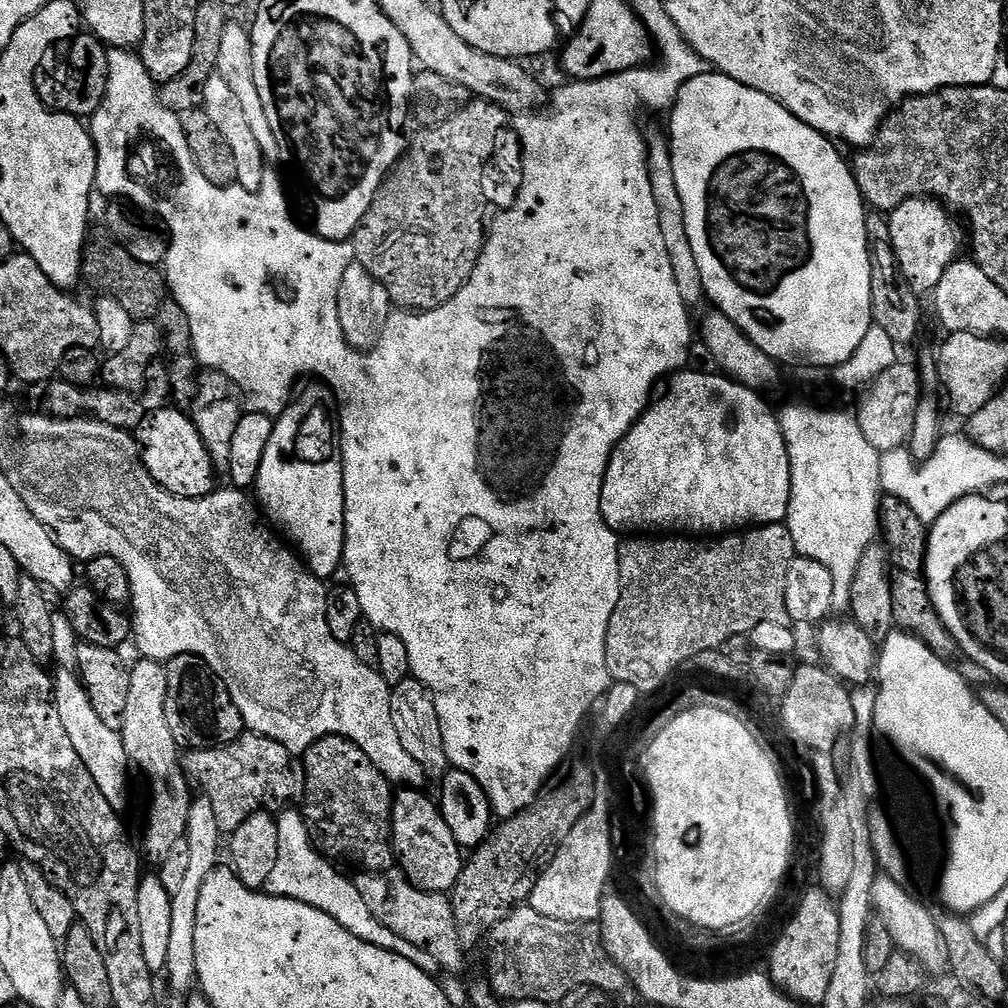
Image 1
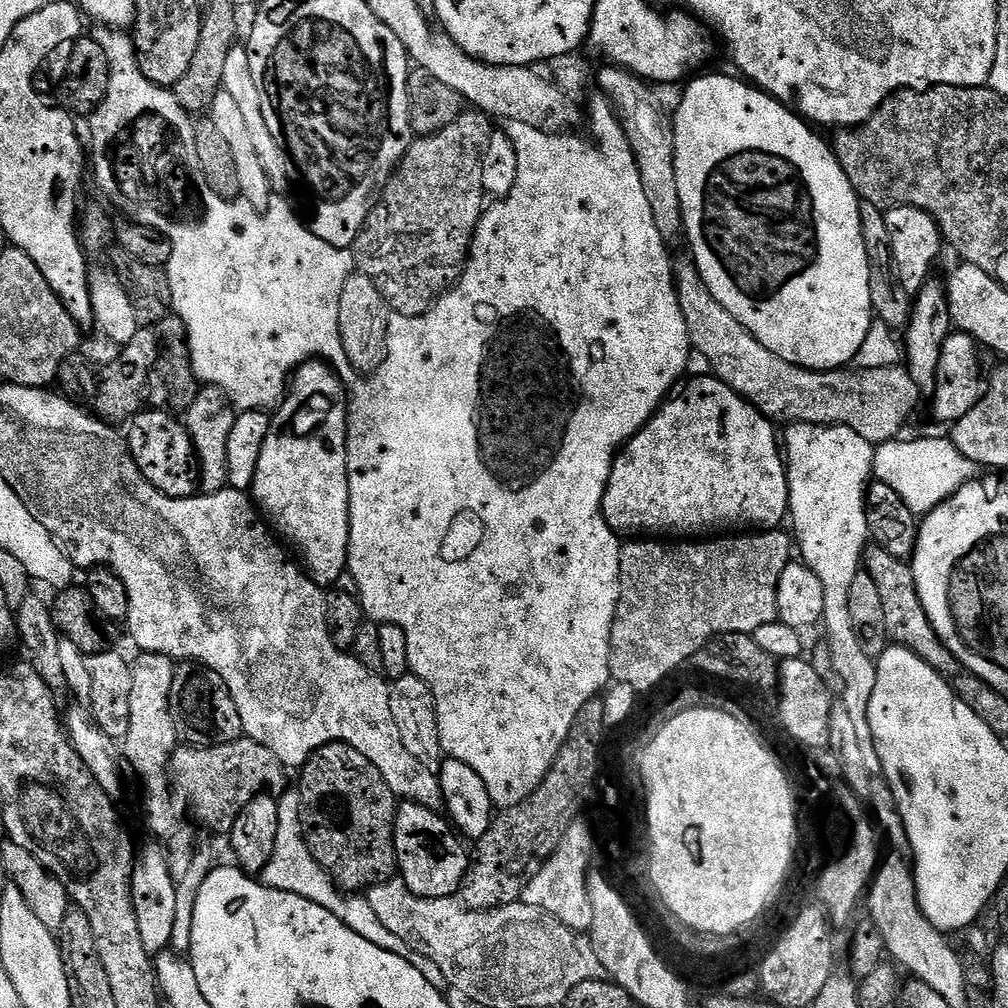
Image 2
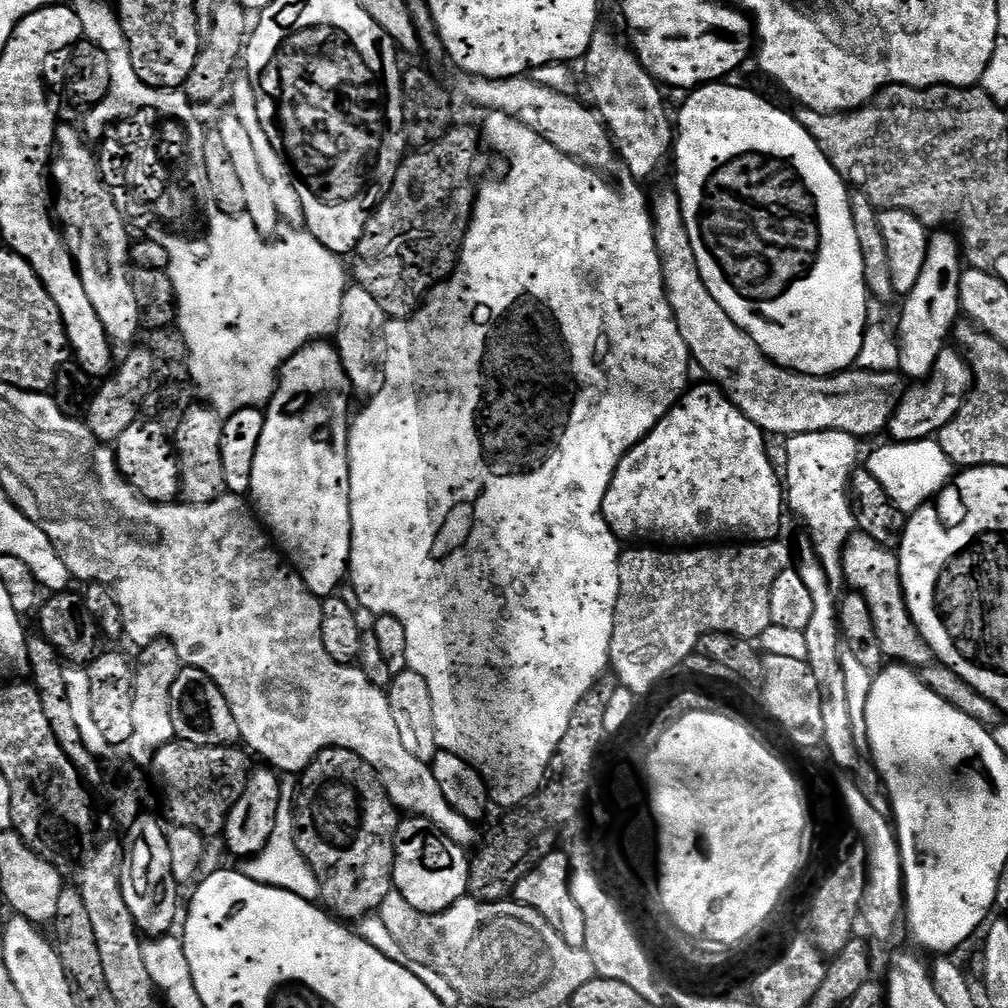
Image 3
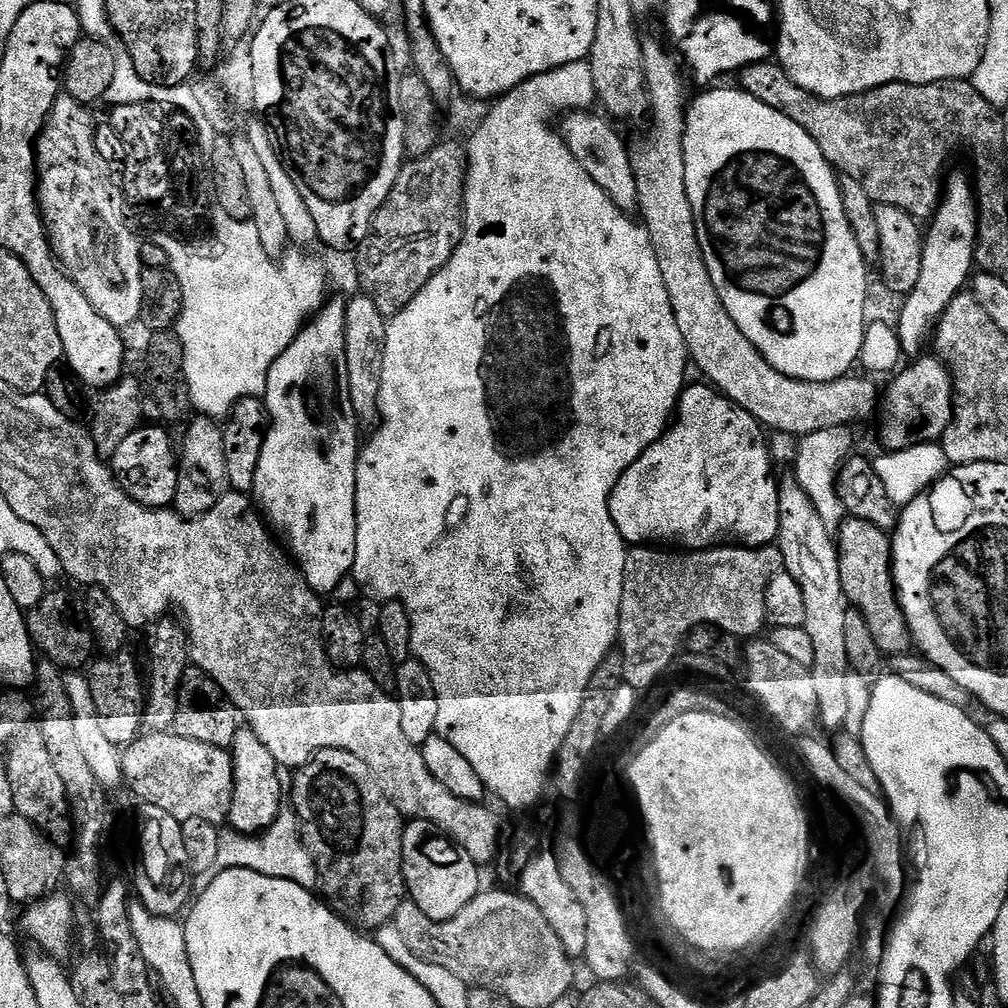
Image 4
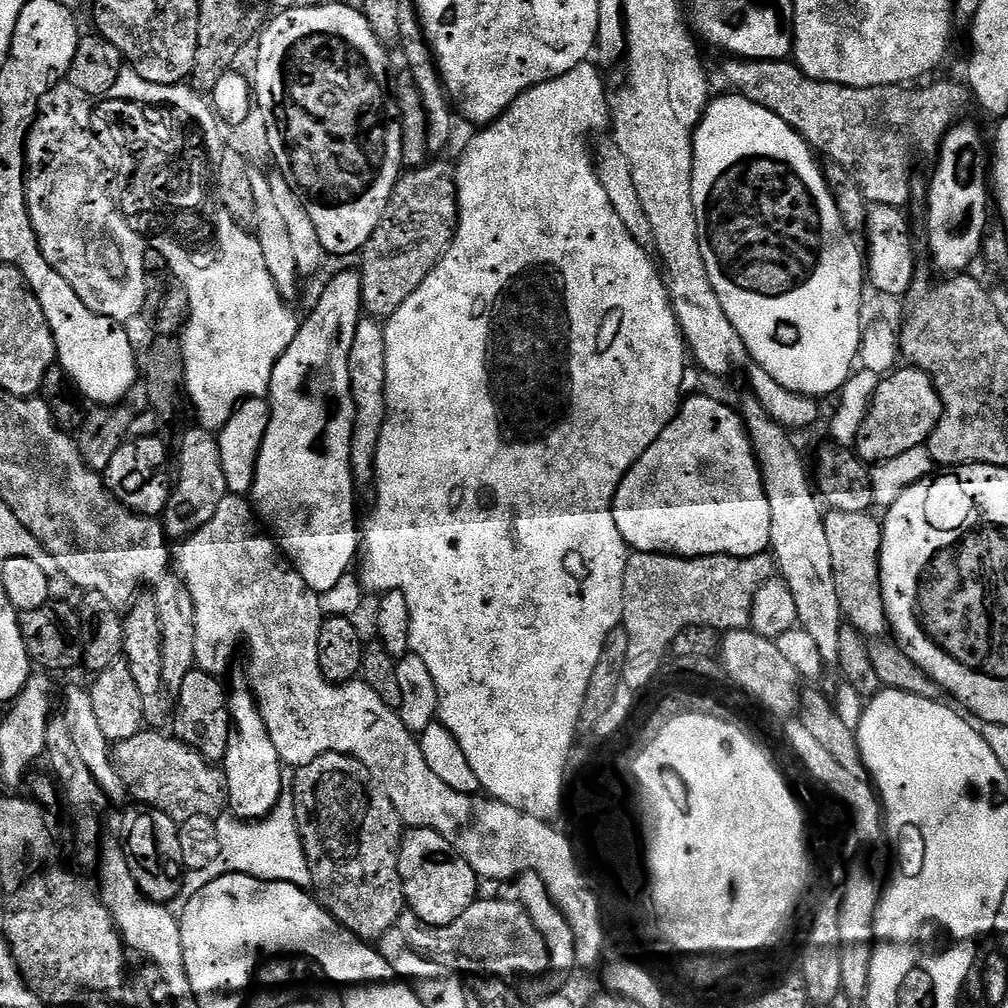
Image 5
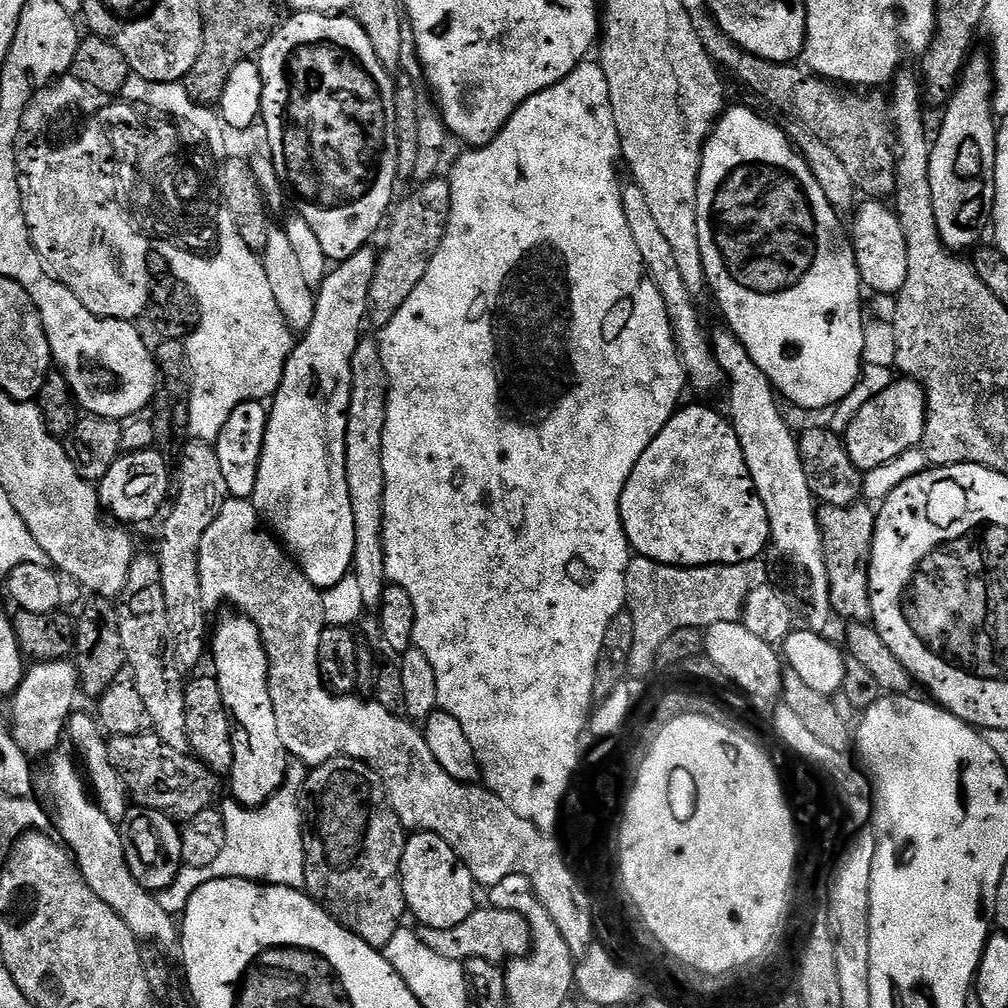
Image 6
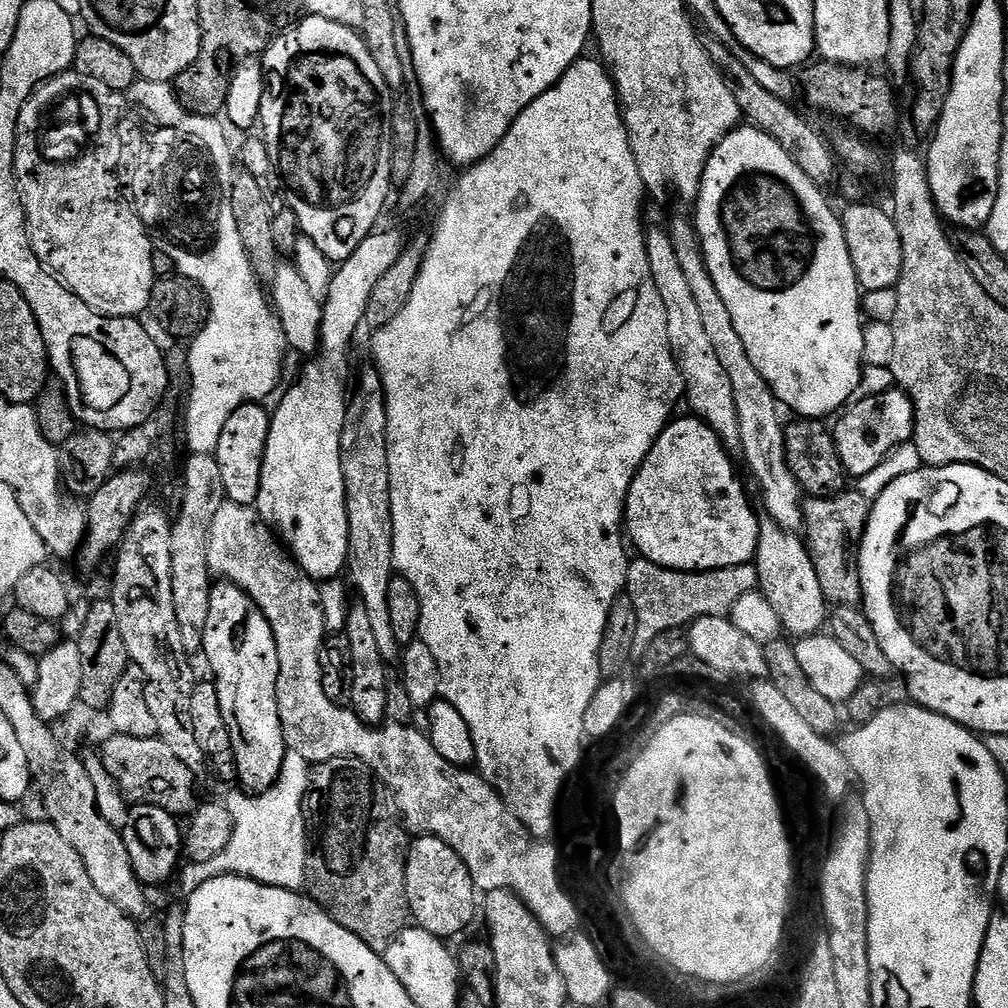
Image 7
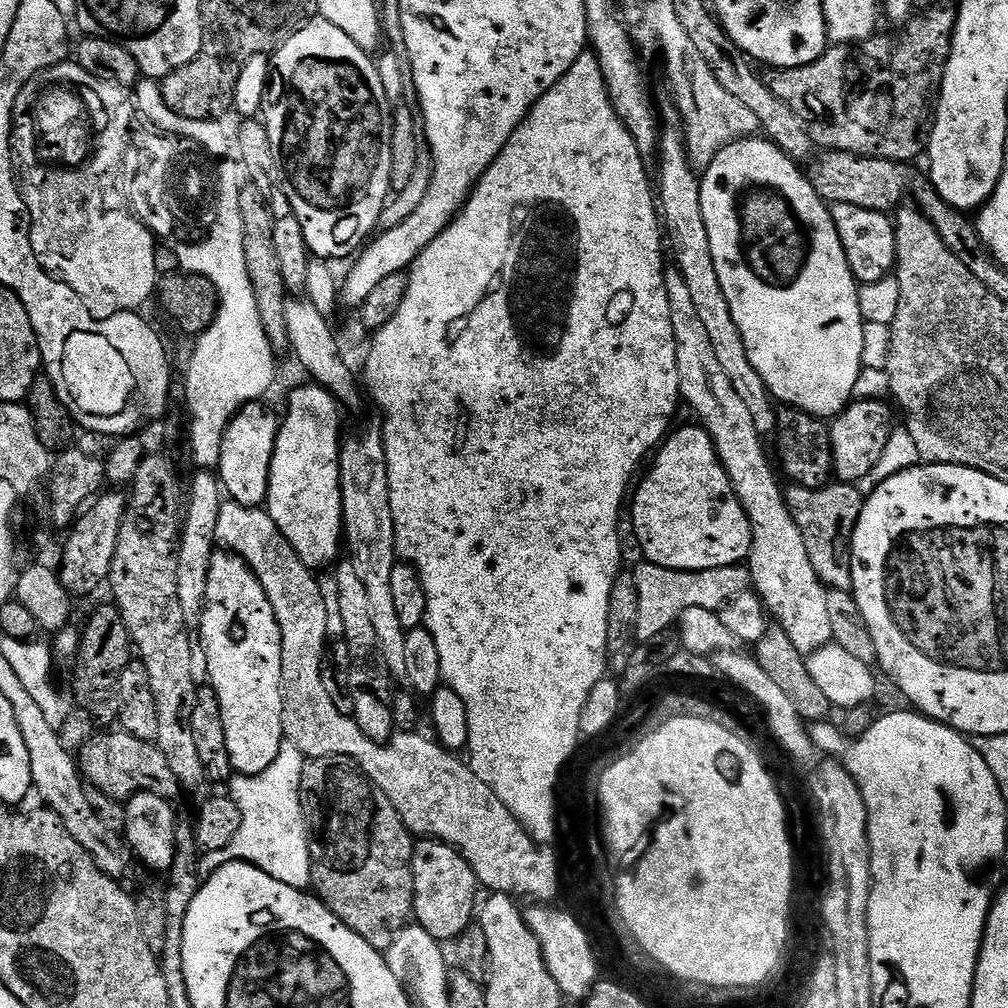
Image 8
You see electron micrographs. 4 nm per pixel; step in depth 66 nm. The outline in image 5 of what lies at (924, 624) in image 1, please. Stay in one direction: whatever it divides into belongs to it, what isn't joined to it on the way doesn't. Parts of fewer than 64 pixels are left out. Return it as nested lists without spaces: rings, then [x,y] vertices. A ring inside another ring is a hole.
[[[832,510],[825,515],[824,525],[826,526],[826,542],[830,545],[830,563],[834,565],[834,590],[838,594],[841,617],[847,623],[853,624],[866,638],[884,638],[890,632],[880,585],[880,551],[884,530],[881,521],[877,517],[875,520],[872,515],[871,511]]]

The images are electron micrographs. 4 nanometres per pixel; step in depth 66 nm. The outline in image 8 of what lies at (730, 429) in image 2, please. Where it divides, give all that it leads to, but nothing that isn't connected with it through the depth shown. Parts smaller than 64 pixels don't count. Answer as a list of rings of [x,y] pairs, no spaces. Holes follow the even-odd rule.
[[[678,428],[659,445],[652,469],[640,485],[635,485],[630,500],[632,528],[644,551],[643,559],[683,572],[743,565],[752,549],[750,518],[718,458],[714,442],[705,428]]]

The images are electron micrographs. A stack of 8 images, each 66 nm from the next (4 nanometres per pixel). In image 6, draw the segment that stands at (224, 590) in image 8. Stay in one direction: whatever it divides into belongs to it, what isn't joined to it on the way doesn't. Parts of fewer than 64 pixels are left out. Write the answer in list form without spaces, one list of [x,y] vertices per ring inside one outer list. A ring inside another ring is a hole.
[[[231,615],[226,617],[217,628],[215,625],[210,636],[210,660],[212,656],[213,662],[216,663],[214,675],[218,682],[218,690],[222,690],[222,702],[233,723],[234,766],[230,773],[230,781],[232,780],[230,796],[236,803],[246,808],[261,808],[284,785],[290,757],[284,750],[282,738],[278,738],[278,718],[274,718],[274,702],[270,698],[268,685],[268,655],[264,649],[260,628],[246,615]]]

